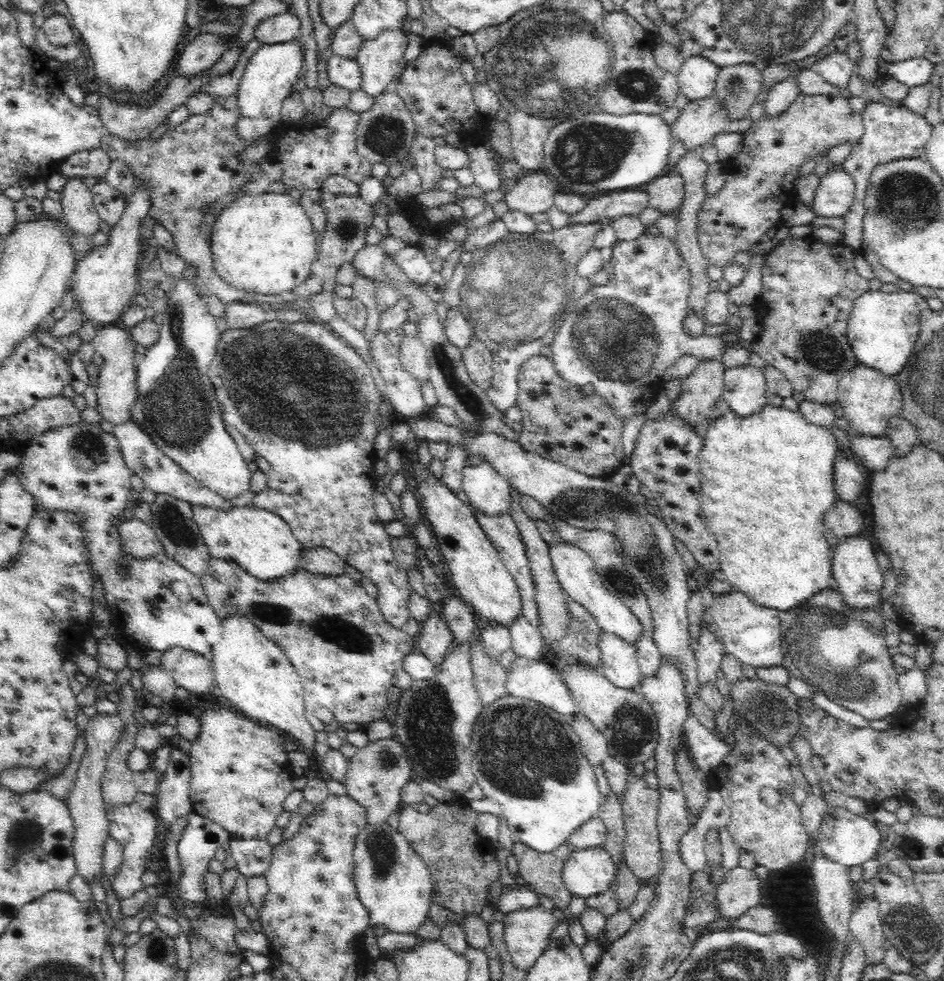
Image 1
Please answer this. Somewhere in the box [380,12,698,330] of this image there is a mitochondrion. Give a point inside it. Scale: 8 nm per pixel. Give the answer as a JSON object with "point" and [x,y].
{"point":[529,58]}

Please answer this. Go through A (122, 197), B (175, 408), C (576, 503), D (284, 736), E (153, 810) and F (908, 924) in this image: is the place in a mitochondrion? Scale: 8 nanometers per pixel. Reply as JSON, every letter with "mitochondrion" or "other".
{"A":"other","B":"mitochondrion","C":"mitochondrion","D":"other","E":"other","F":"mitochondrion"}

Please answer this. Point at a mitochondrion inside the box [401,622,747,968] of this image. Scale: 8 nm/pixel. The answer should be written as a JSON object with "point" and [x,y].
{"point":[522,752]}

